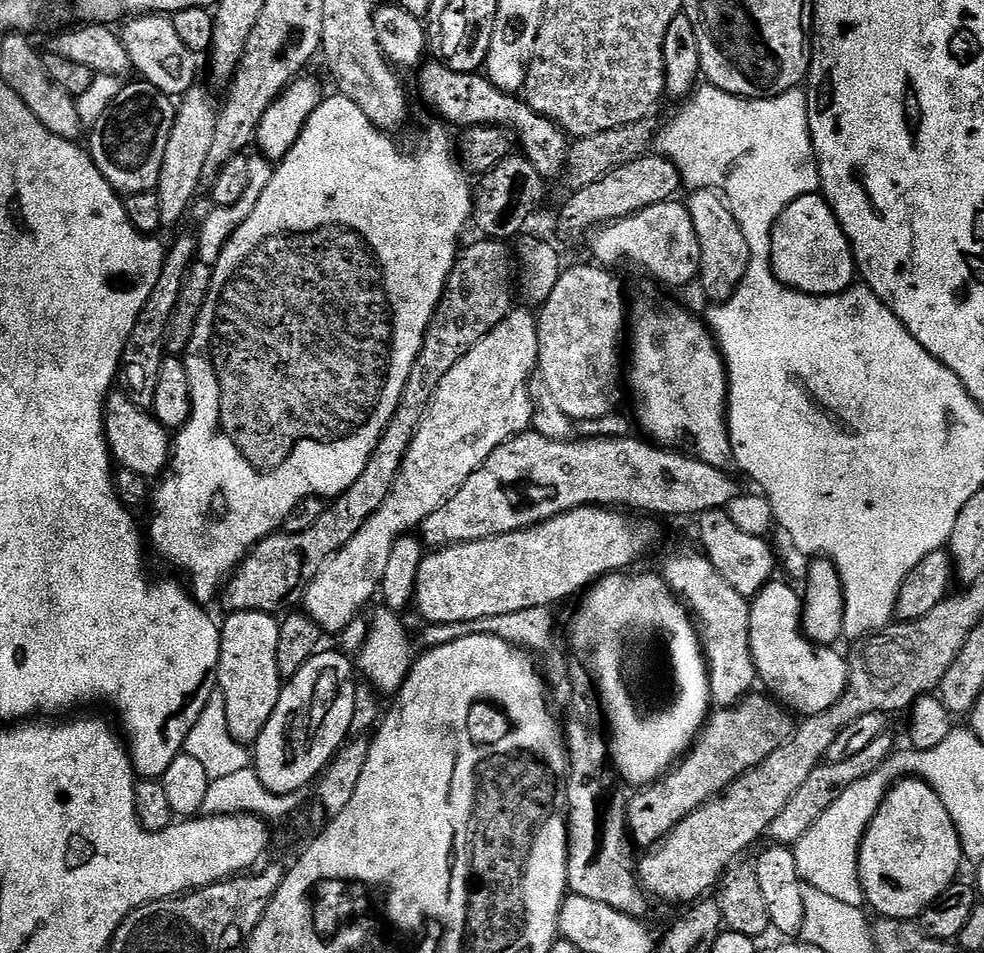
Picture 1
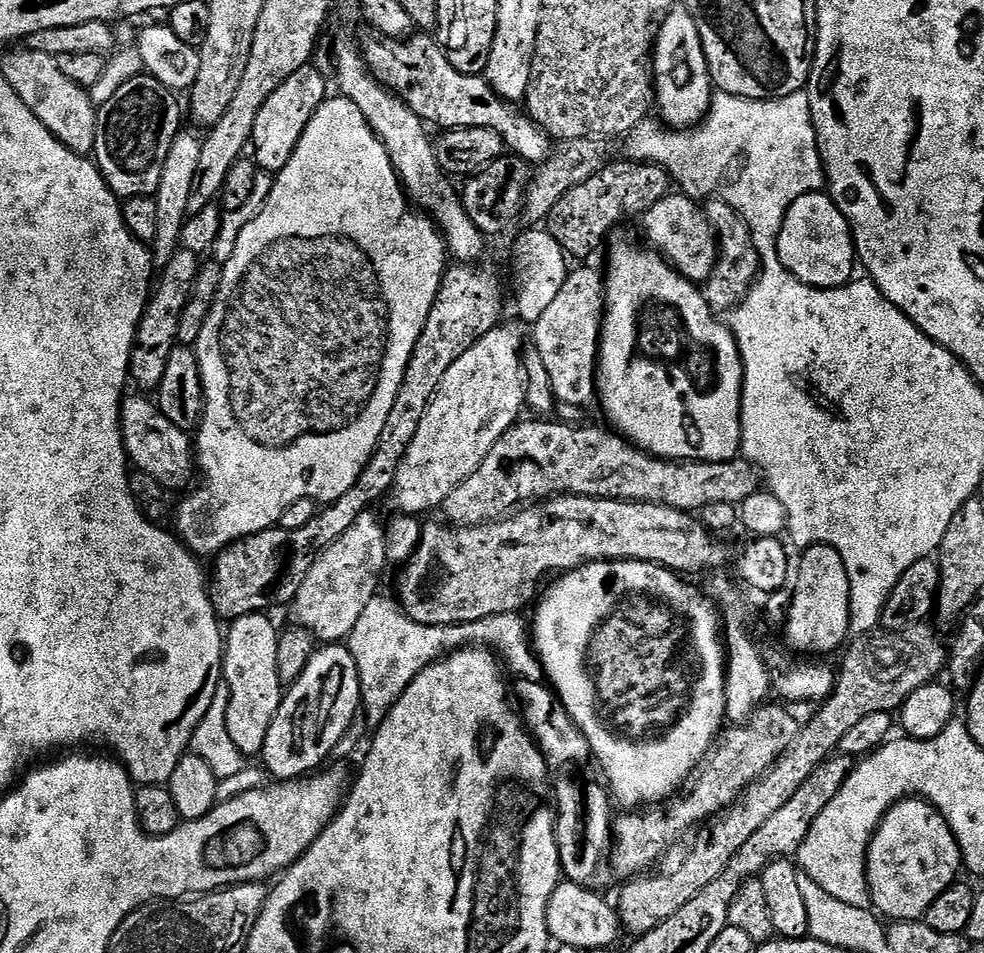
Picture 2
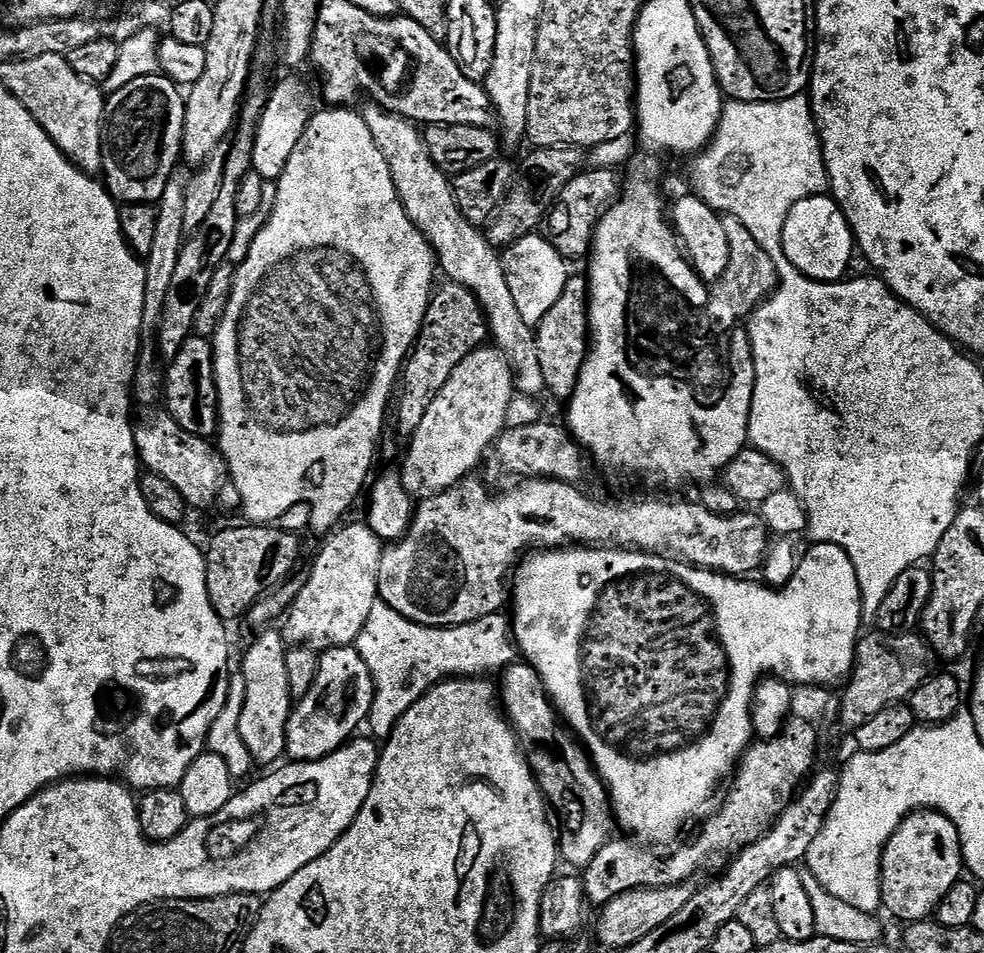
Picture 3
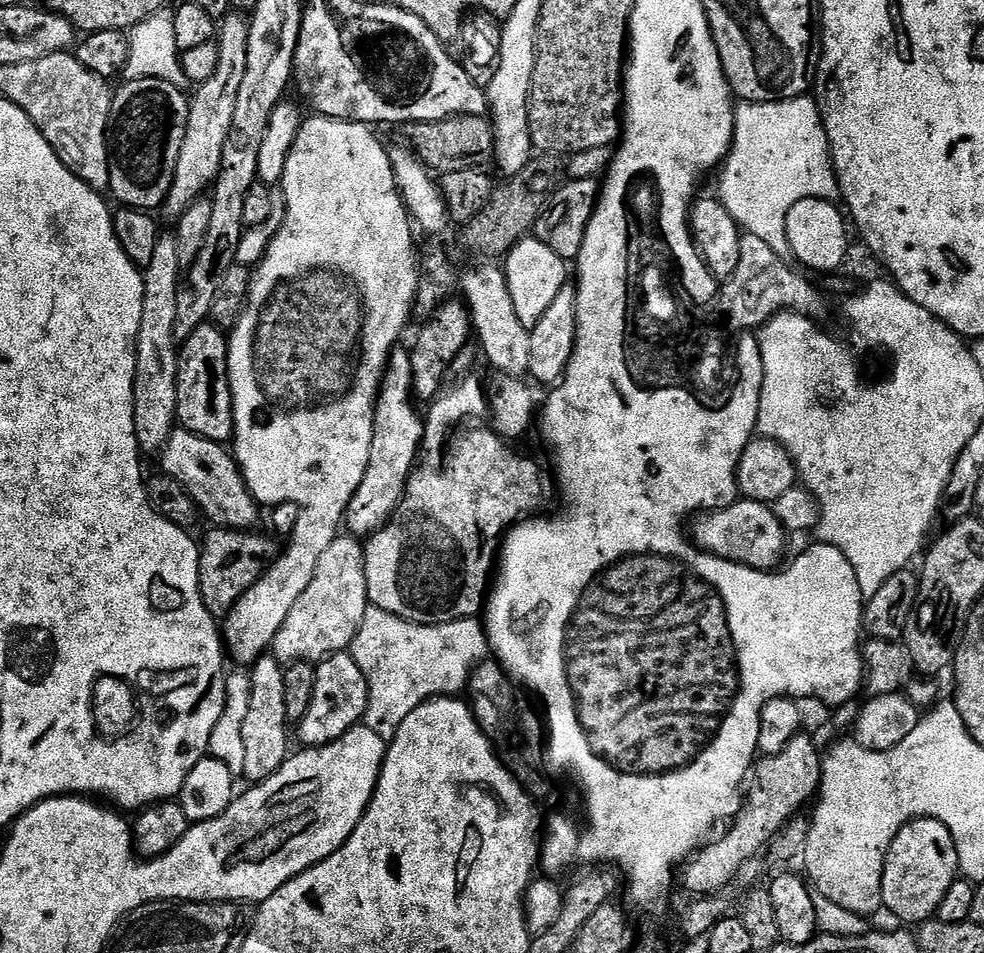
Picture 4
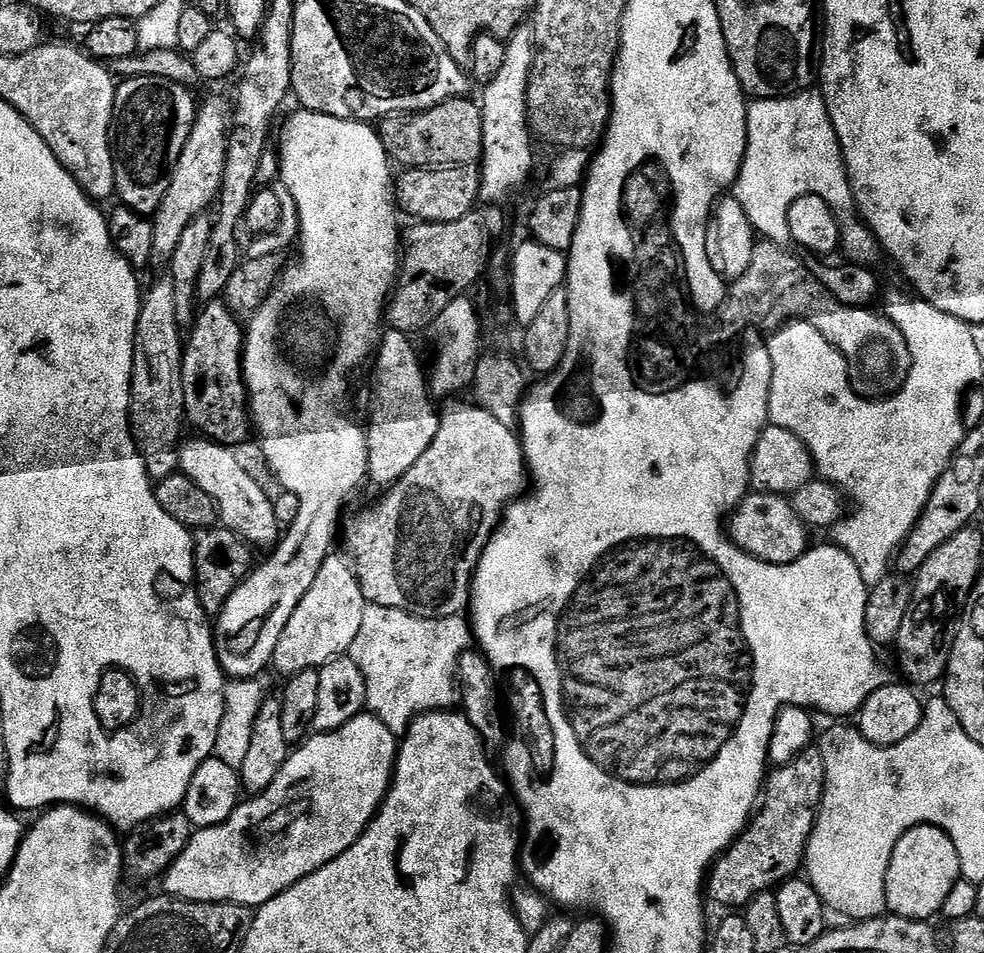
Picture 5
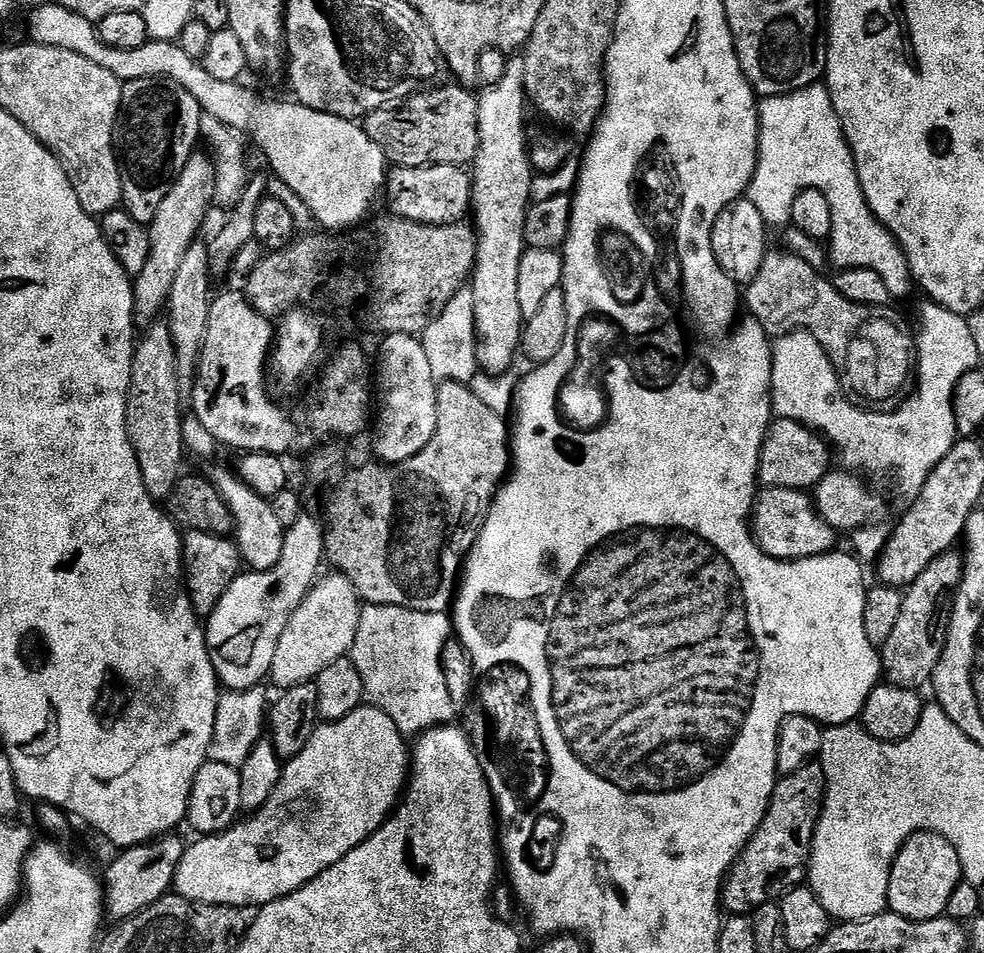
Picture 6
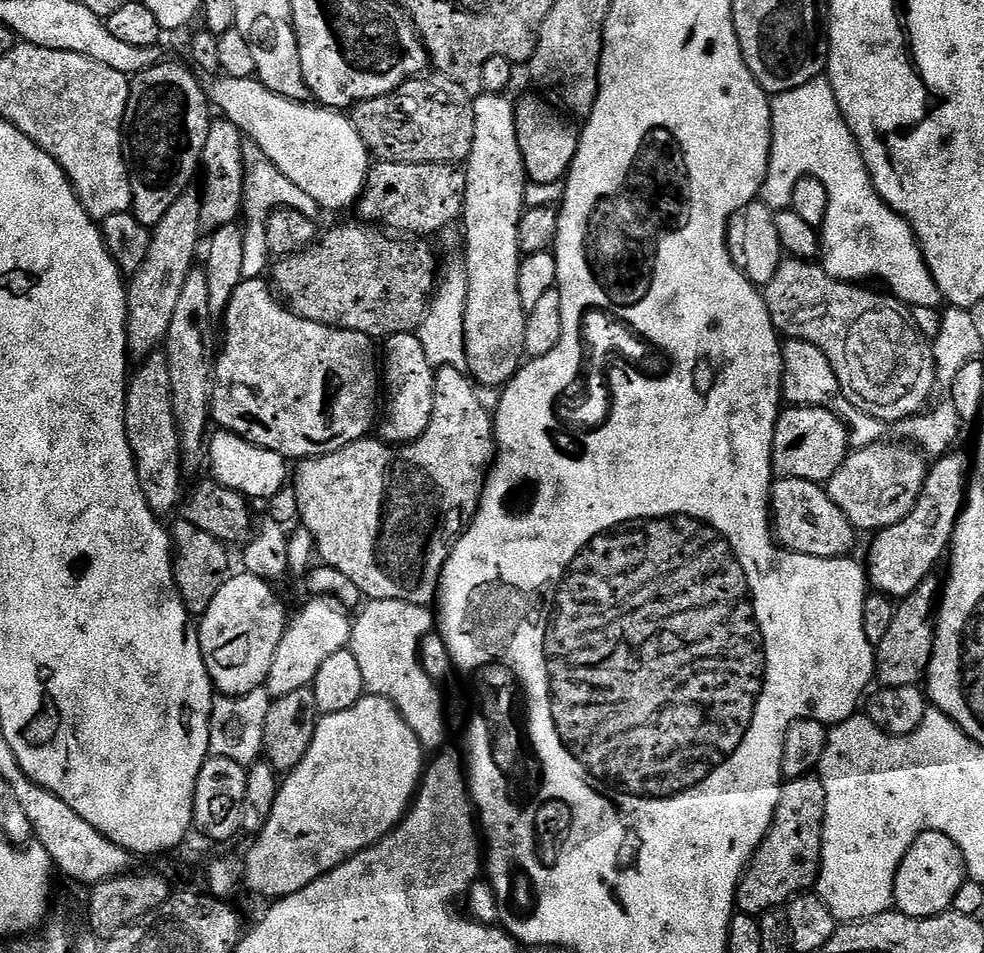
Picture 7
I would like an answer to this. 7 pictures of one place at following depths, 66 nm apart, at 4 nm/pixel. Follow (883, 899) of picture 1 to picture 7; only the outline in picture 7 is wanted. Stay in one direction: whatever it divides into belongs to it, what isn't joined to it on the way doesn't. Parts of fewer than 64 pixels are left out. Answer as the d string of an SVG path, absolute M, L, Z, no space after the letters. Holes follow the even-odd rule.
M924 832L910 846L898 866L892 895L895 907L904 916L925 920L931 916L941 916L951 909L954 896L966 879L966 865L960 847L946 834Z

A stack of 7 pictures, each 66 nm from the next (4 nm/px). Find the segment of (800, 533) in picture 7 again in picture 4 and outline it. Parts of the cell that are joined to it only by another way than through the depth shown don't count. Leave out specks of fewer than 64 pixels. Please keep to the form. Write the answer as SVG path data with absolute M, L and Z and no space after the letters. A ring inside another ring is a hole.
M740 498L725 509L699 513L691 521L690 536L696 547L705 552L767 572L777 567L775 564L784 552L786 530L776 517L775 507Z

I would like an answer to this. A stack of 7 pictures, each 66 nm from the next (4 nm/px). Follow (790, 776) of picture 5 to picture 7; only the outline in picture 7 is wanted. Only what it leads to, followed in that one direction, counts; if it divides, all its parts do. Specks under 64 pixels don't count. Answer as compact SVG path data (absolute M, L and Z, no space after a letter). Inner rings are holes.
M805 774L789 779L781 787L780 802L772 829L752 857L736 891L736 906L743 915L757 918L766 912L780 910L797 896L815 889L820 878L822 834L826 818L826 786L819 775Z

